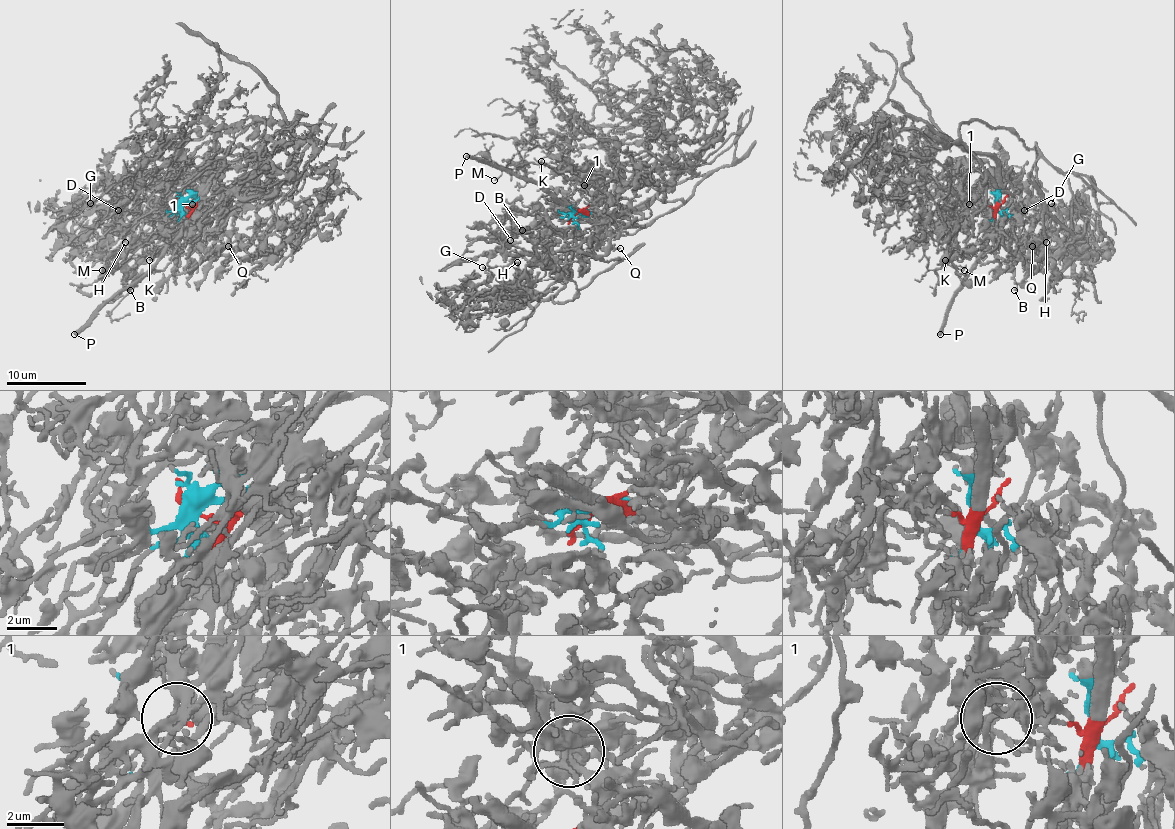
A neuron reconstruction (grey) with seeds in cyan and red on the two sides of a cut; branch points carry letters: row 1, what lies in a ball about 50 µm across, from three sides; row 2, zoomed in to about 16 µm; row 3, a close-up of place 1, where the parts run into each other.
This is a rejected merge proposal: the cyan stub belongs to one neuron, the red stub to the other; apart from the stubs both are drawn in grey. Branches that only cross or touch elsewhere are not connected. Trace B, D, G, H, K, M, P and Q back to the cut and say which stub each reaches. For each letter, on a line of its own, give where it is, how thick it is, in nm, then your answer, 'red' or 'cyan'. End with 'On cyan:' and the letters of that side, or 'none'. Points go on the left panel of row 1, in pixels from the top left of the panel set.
B: place (130, 290); calibre 90 nm; cyan
D: place (118, 210); calibre 170 nm; cyan
G: place (90, 203); calibre 110 nm; cyan
H: place (125, 242); calibre 280 nm; cyan
K: place (149, 260); calibre 180 nm; red
M: place (102, 270); calibre 130 nm; red
P: place (74, 334); calibre 400 nm; red
Q: place (228, 246); calibre 140 nm; cyan
On cyan: B, D, G, H, Q

